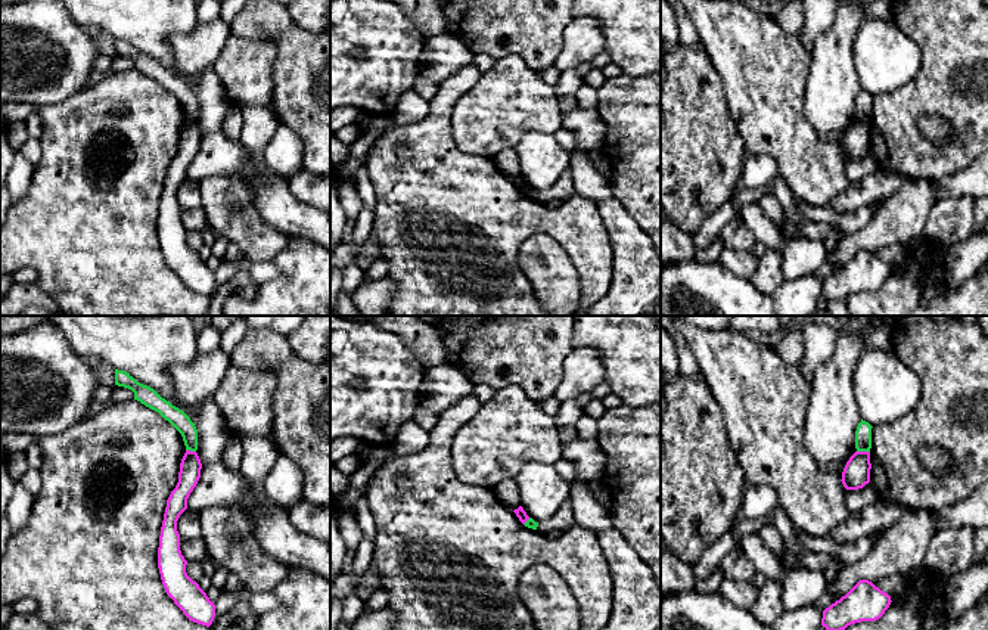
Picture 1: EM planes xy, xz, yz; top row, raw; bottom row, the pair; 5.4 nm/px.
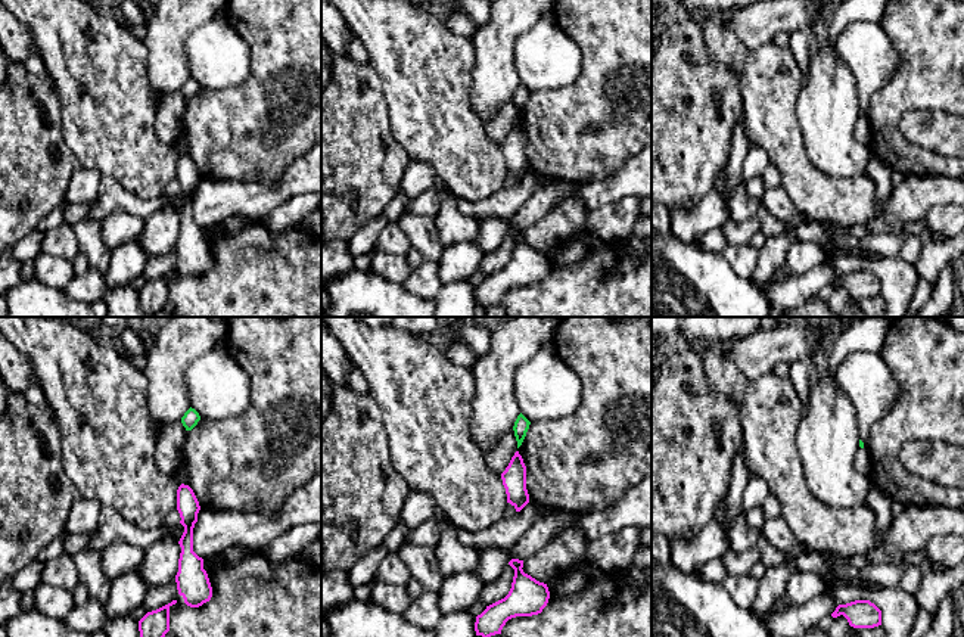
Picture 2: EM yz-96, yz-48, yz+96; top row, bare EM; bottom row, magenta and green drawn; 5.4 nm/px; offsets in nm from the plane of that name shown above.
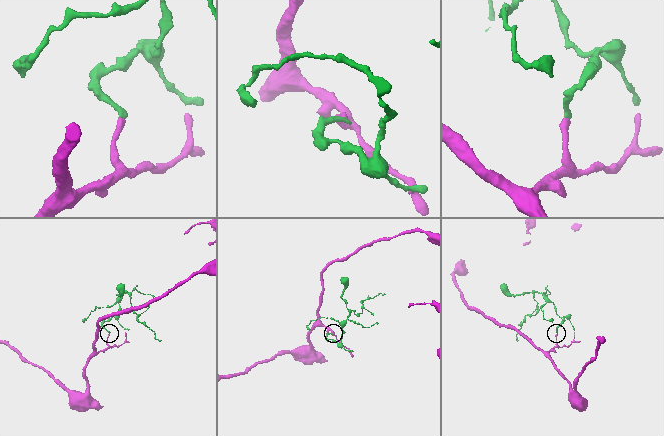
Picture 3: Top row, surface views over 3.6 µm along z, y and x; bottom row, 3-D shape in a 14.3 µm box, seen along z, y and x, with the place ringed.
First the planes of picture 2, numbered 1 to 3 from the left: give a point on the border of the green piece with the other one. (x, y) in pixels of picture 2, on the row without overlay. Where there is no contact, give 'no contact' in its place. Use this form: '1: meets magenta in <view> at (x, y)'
1: no contact
2: no contact
3: no contact

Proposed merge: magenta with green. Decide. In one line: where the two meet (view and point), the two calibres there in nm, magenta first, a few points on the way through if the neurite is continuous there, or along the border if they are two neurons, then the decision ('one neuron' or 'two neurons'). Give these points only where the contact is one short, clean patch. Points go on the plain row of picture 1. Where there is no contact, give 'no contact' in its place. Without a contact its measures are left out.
meets magenta in yz at (863, 121); 150 nm thick on the magenta side, 100 nm on the other; border along yz (857, 120), (869, 123); two neurons

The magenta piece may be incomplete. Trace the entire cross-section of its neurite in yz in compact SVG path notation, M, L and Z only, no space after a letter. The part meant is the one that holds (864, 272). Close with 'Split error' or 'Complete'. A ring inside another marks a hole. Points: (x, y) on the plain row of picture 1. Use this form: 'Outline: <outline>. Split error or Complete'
Outline: M860 249L845 266L823 280L821 295L841 301L861 291L876 291L891 274L891 266L869 249Z. Complete

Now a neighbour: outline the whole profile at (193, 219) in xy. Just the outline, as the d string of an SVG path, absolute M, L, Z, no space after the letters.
M181 208L180 220L187 232L203 232L208 227L202 208Z

